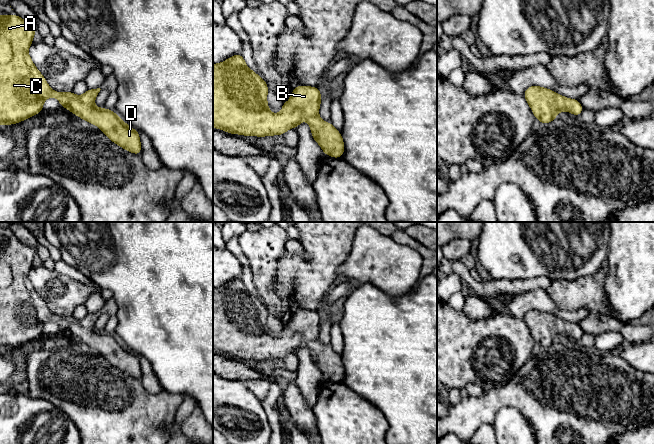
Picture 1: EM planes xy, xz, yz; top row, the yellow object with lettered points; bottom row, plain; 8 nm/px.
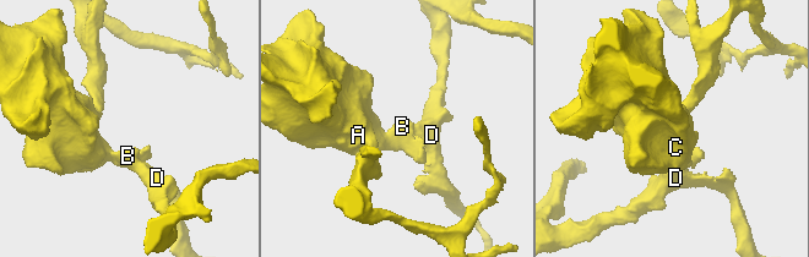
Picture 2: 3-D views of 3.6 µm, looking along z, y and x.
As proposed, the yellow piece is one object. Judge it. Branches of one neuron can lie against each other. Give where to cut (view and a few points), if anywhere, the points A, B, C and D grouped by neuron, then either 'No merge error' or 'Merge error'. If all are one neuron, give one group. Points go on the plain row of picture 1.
No split. Groups: A B C D. No merge error

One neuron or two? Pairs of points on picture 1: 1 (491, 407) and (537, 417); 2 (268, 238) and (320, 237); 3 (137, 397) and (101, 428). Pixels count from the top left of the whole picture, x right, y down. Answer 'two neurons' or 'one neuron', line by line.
1: one neuron
2: two neurons
3: one neuron

